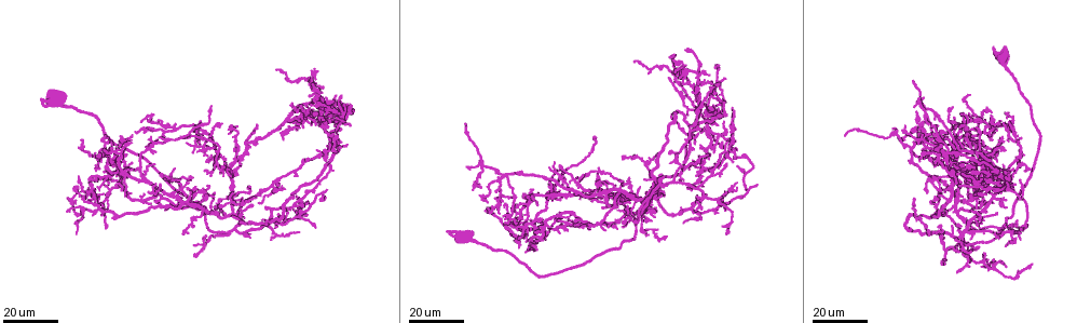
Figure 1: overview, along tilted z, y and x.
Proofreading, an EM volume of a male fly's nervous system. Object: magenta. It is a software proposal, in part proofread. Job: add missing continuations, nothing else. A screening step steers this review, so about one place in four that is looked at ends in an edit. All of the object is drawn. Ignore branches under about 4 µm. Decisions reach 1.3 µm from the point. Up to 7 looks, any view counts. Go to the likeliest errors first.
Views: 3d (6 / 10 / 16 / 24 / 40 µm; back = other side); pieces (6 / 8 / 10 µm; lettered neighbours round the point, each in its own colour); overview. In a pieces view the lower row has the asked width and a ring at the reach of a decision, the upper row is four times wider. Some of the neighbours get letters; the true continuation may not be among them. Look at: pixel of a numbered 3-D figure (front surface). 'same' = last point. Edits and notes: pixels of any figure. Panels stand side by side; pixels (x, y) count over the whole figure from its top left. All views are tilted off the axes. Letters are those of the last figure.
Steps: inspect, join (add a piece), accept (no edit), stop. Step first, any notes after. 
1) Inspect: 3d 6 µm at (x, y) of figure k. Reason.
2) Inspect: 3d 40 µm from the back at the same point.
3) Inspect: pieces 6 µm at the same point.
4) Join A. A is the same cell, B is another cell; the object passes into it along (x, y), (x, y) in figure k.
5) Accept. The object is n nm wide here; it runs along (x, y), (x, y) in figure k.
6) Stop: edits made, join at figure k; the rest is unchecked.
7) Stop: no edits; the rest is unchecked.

Inspect: 3d 24 µm at (156, 200) of figure 1. Branch stops here.

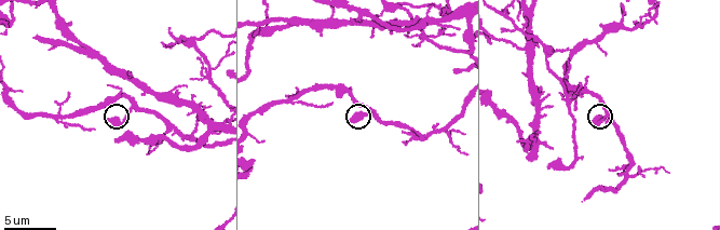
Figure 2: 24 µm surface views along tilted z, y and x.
Inspect: pieces 6 µm at (107, 120) of figure 2. What lies round it.

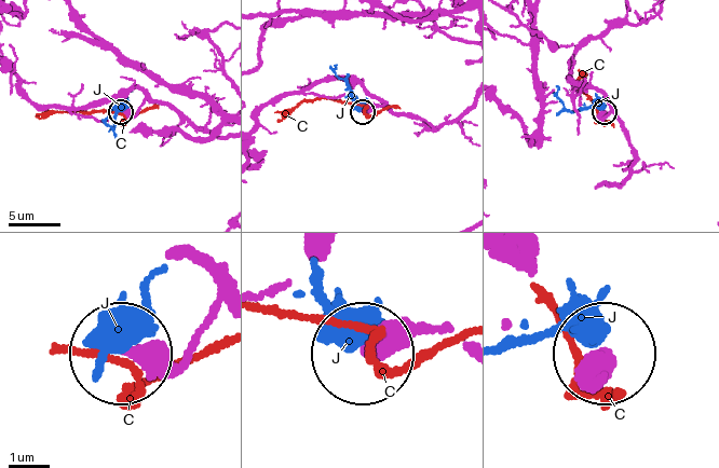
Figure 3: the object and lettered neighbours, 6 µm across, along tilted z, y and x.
Accept. C and J are other cells; no lettered piece goes on from it.

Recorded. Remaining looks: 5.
Inspect: pieces 10 µm at (608, 122) of figure 2. An open end.

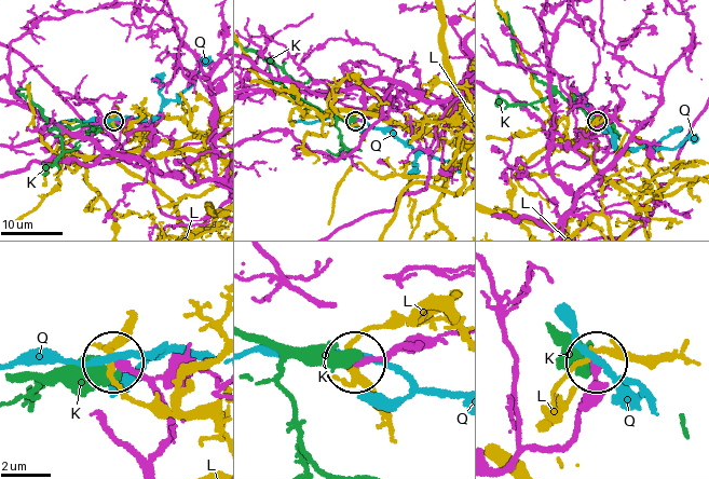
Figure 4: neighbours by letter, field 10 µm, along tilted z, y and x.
Accept. The object is 370 nm wide here; K, L and Q are other cells; none of them fits.

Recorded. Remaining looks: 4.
Inspect: 3d 24 µm at (561, 165) of figure 1. End of a long branch.

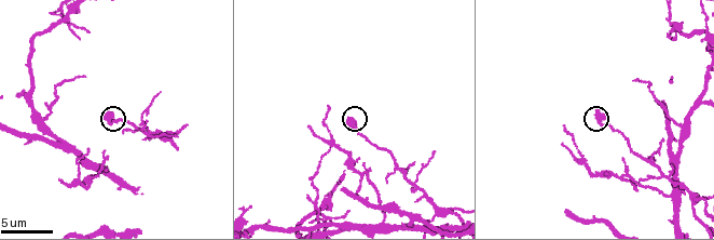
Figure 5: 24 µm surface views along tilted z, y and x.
Inspect: pieces 10 µm at (596, 109) of figure 5.

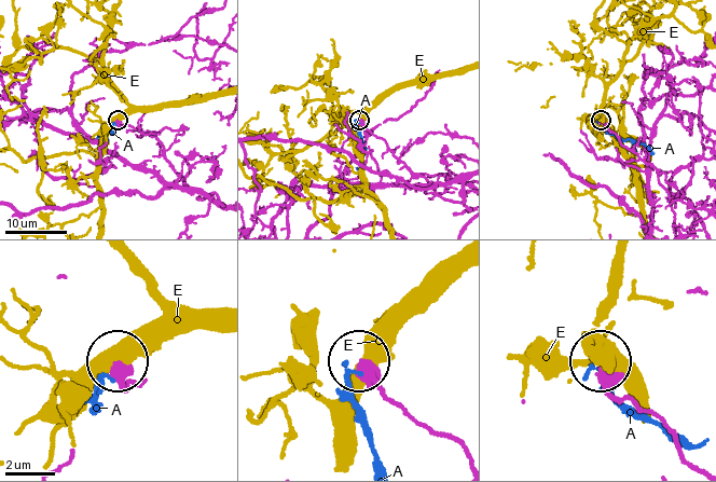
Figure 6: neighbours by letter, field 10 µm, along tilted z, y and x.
Accept. The object is 430 nm wide here; A and E are other cells; none of them fits.

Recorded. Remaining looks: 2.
Inspect: 3d 16 µm at (250, 206) of figure 1. Branch stops here.

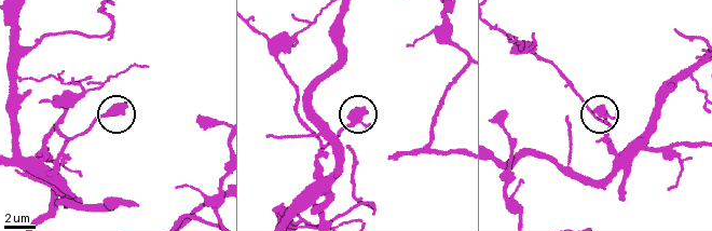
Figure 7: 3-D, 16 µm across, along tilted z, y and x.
Inspect: pieces 8 µm at (125, 105) of figure 7. See the neighbours.

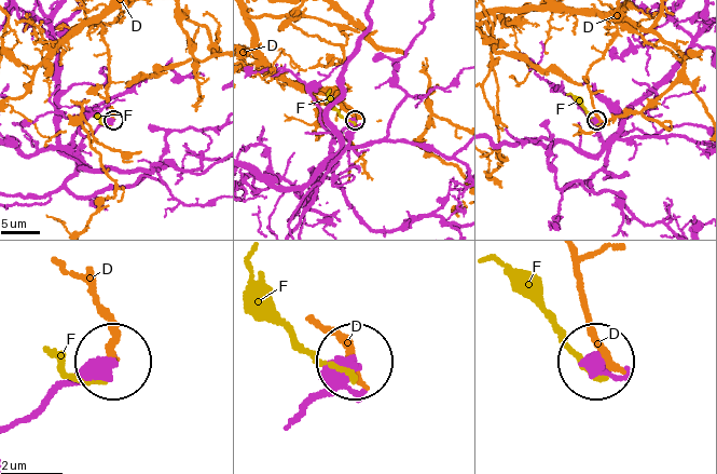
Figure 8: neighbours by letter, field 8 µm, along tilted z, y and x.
Accept. D and F are other cells; it runs along (24, 199), (63, 184), (74, 171), (82, 139), (112, 120) in figure 8; no lettered piece goes on from it.

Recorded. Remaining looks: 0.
Stop: no edits; the rest is unchecked.

